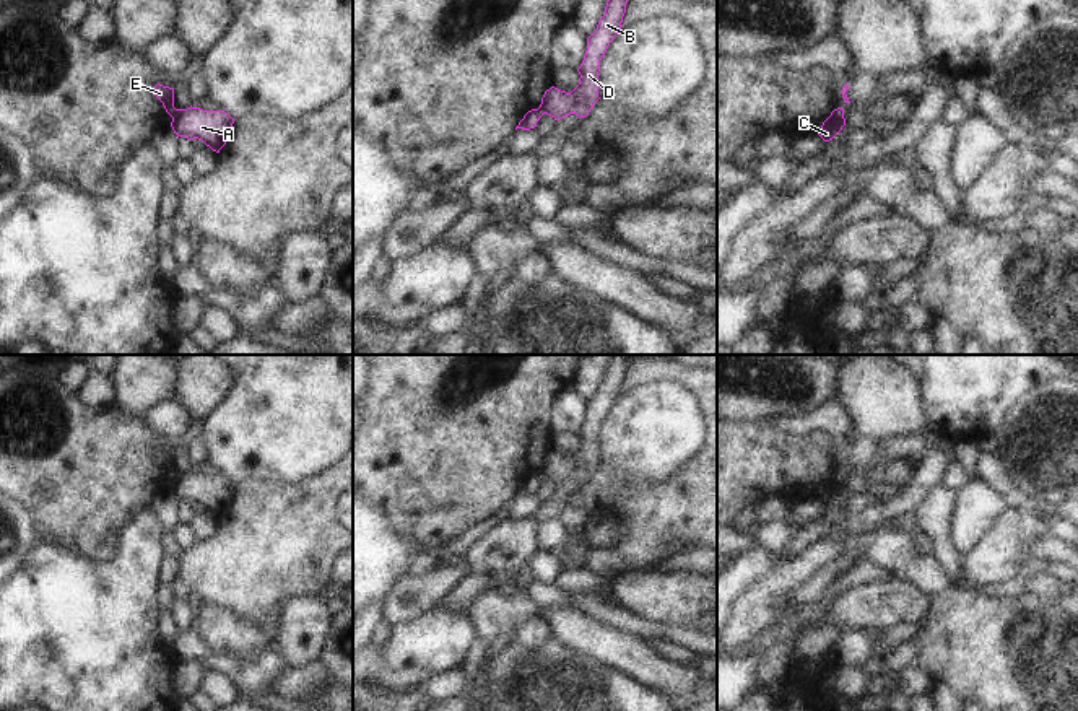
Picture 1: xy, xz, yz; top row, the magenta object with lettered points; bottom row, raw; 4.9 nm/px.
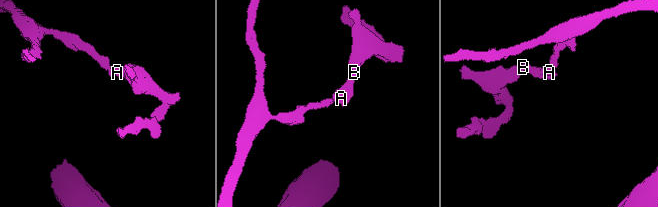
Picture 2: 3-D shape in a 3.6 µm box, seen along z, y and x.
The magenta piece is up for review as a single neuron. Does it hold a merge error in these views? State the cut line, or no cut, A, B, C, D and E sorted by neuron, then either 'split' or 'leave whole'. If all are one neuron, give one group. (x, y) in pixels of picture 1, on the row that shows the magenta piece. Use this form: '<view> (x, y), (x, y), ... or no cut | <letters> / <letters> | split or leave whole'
xy (178, 109), (171, 116) | A B C D / E | split

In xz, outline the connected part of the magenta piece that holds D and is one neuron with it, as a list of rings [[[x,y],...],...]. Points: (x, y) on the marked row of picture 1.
[[[608,0],[603,16],[600,18],[593,34],[587,37],[587,50],[580,67],[577,68],[580,78],[579,85],[571,91],[561,91],[554,86],[545,91],[540,104],[543,114],[561,120],[569,114],[579,119],[585,117],[598,98],[598,72],[600,60],[605,55],[610,42],[621,29],[621,21],[626,13],[628,0]]]

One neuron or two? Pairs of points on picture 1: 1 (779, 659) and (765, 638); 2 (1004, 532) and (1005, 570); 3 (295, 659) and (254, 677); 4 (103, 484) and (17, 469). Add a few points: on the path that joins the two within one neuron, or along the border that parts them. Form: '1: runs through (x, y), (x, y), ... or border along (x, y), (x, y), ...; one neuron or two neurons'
1: border along (794, 641), (779, 641), (763, 654); two neurons
2: runs through (1004, 542), (1004, 560); one neuron
3: border along (275, 643), (290, 667); two neurons
4: runs through (82, 472), (38, 469); one neuron

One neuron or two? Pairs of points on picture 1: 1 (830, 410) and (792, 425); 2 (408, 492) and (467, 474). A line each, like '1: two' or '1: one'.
1: one
2: one

